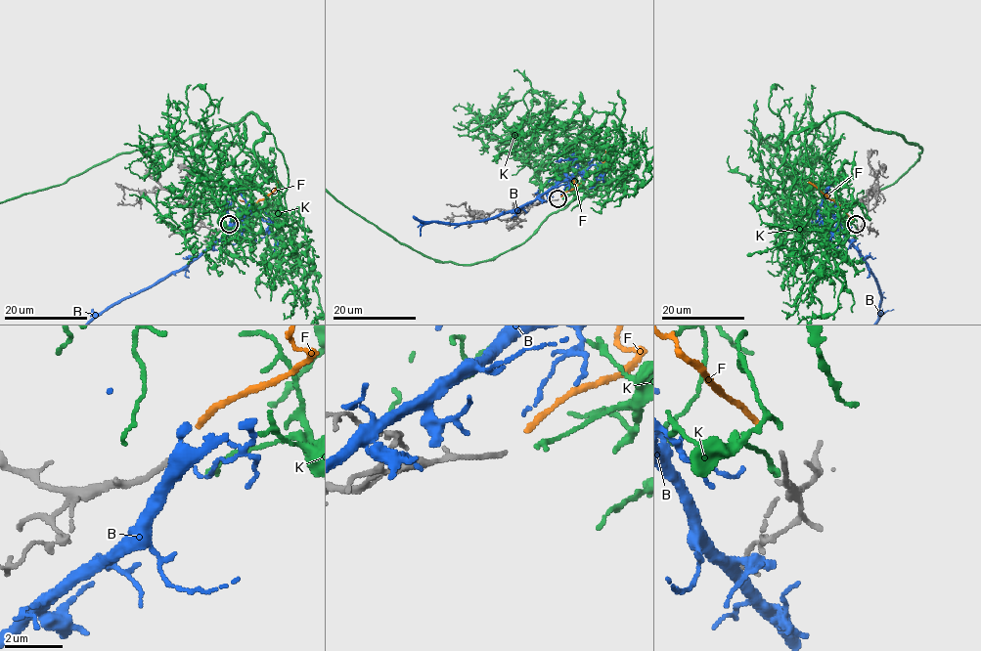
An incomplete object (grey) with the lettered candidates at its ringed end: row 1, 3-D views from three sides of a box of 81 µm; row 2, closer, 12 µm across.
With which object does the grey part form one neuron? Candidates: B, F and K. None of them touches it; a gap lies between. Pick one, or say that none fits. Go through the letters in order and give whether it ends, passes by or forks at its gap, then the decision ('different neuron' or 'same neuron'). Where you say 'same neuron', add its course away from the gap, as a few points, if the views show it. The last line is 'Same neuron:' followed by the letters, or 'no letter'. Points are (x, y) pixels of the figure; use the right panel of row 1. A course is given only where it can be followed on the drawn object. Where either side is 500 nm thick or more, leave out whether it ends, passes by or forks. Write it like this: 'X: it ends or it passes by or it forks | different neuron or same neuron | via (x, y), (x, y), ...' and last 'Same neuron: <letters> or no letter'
B: it ends | different neuron
F: it ends | same neuron | via (854, 221), (808, 182)
K: it ends | different neuron
Same neuron: F

